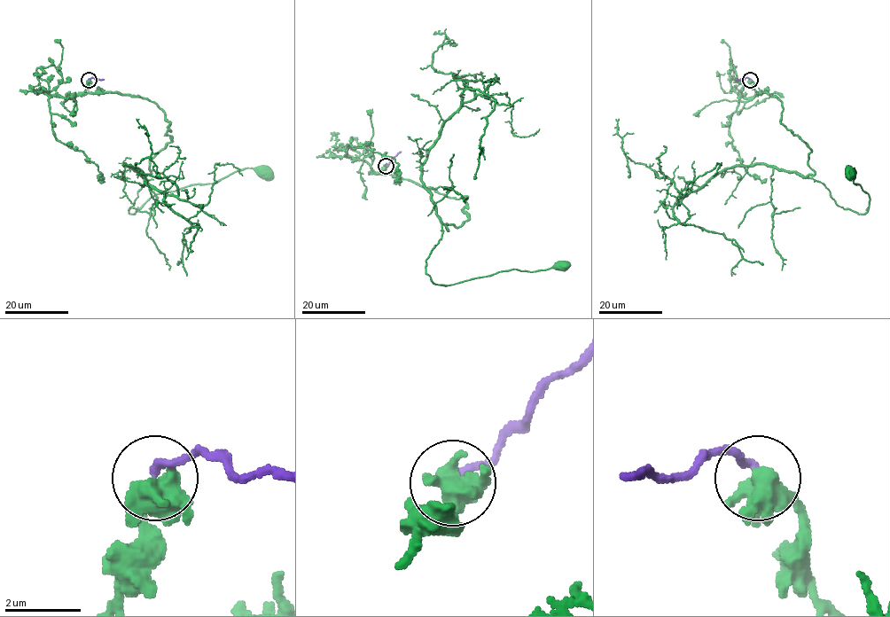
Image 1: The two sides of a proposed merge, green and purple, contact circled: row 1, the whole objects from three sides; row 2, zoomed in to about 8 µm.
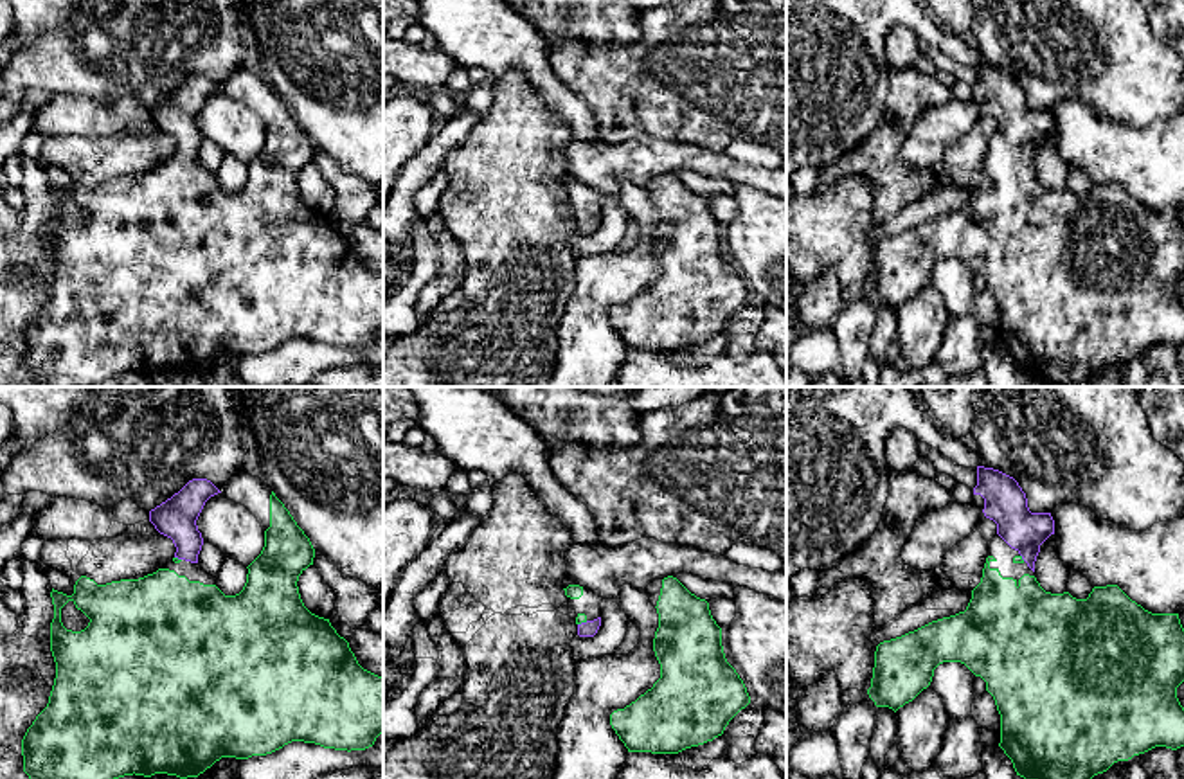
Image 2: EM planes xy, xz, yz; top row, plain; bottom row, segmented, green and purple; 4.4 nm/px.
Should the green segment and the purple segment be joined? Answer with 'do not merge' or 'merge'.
merge

